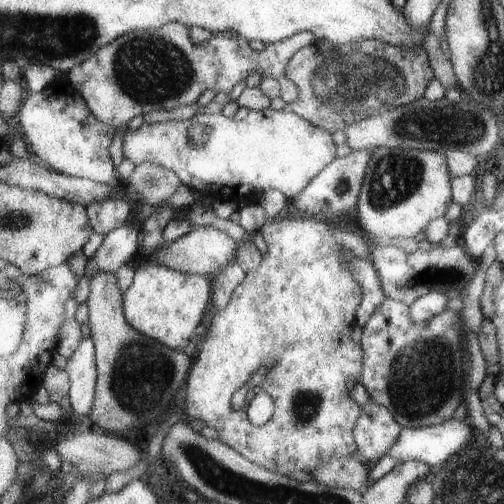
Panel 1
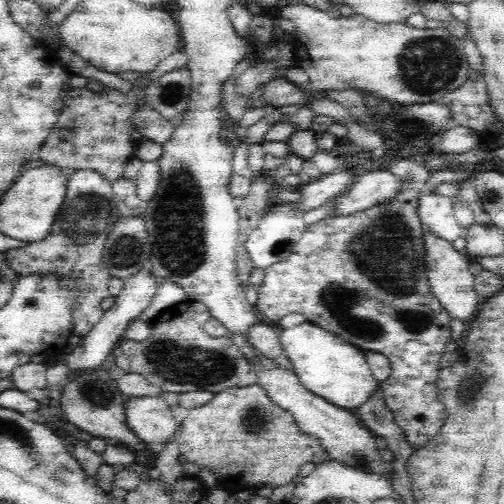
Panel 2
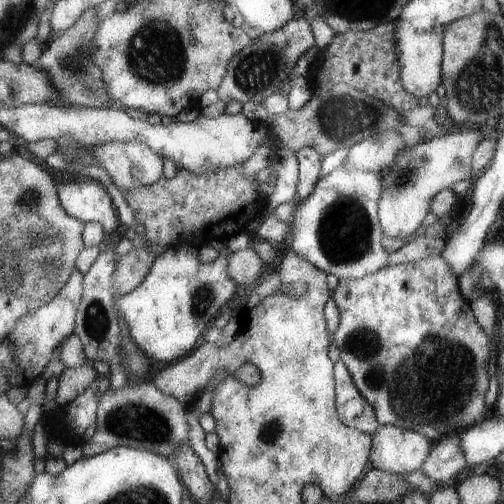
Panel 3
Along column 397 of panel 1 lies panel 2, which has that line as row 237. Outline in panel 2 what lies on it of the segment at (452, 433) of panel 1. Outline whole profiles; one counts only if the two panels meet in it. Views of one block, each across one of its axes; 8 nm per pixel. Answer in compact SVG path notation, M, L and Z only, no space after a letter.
M434 194L420 196L420 210L418 210L422 226L436 238L454 242L464 236L464 228L454 218L452 198Z

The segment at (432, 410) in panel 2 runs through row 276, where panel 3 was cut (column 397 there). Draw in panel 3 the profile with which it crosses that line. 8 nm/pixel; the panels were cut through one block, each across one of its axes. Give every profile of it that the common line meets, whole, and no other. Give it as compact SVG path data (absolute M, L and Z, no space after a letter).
M429 256L423 260L409 262L409 264L387 266L387 268L381 268L379 272L373 272L373 274L363 276L359 280L341 278L337 288L331 292L331 298L333 298L337 312L339 312L339 324L337 324L337 330L331 334L331 342L339 350L339 362L345 364L353 386L371 404L371 410L375 414L377 424L391 424L391 426L397 426L397 428L403 428L409 432L417 432L419 436L423 436L435 444L447 436L457 436L463 428L469 428L469 426L479 424L483 420L483 416L487 412L485 410L485 394L489 388L489 380L487 380L489 340L487 340L483 328L479 328L479 324L471 312L471 302L461 296L459 280L451 274L447 264L443 260L439 260L439 256Z

